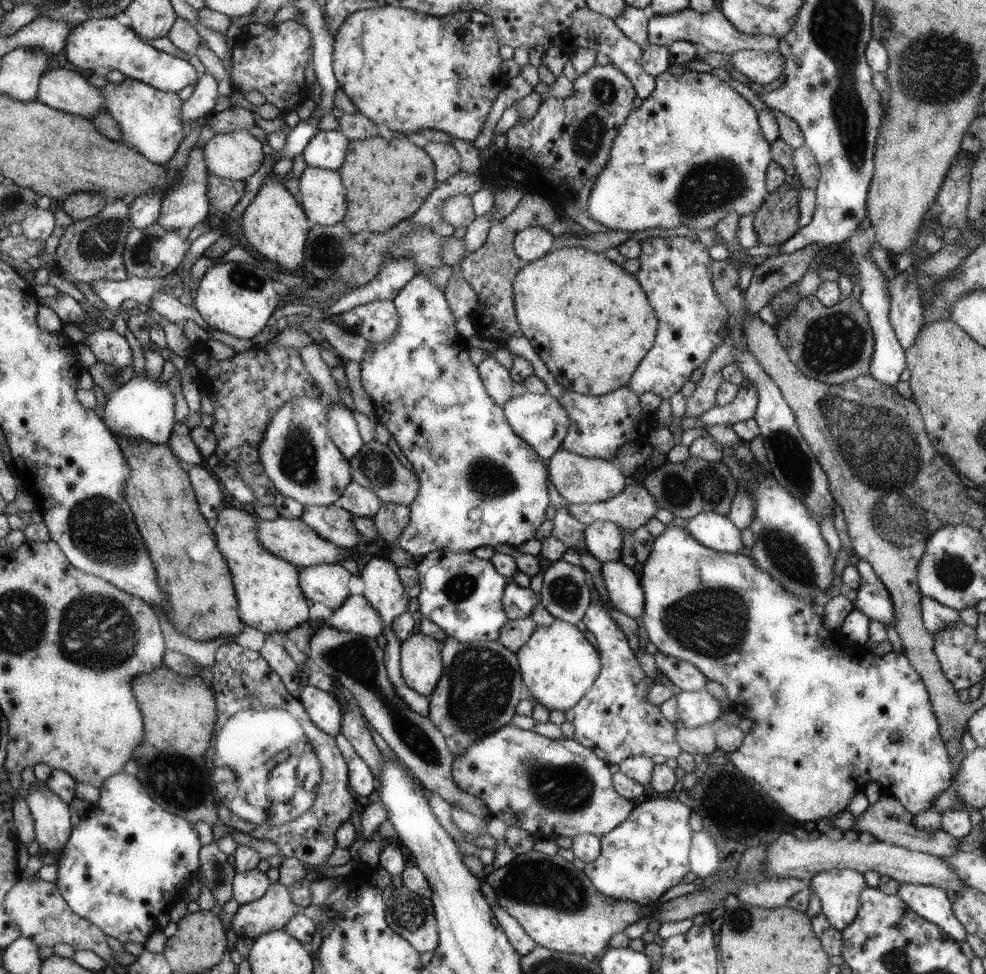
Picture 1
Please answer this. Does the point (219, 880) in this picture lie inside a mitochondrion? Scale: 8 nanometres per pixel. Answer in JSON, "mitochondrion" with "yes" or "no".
{"mitochondrion":"no"}

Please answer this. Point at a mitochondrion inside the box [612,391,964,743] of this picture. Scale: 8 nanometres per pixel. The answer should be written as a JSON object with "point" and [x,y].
{"point":[873,442]}

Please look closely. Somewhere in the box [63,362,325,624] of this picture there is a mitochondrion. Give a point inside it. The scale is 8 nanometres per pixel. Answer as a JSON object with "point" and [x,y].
{"point":[99,529]}

